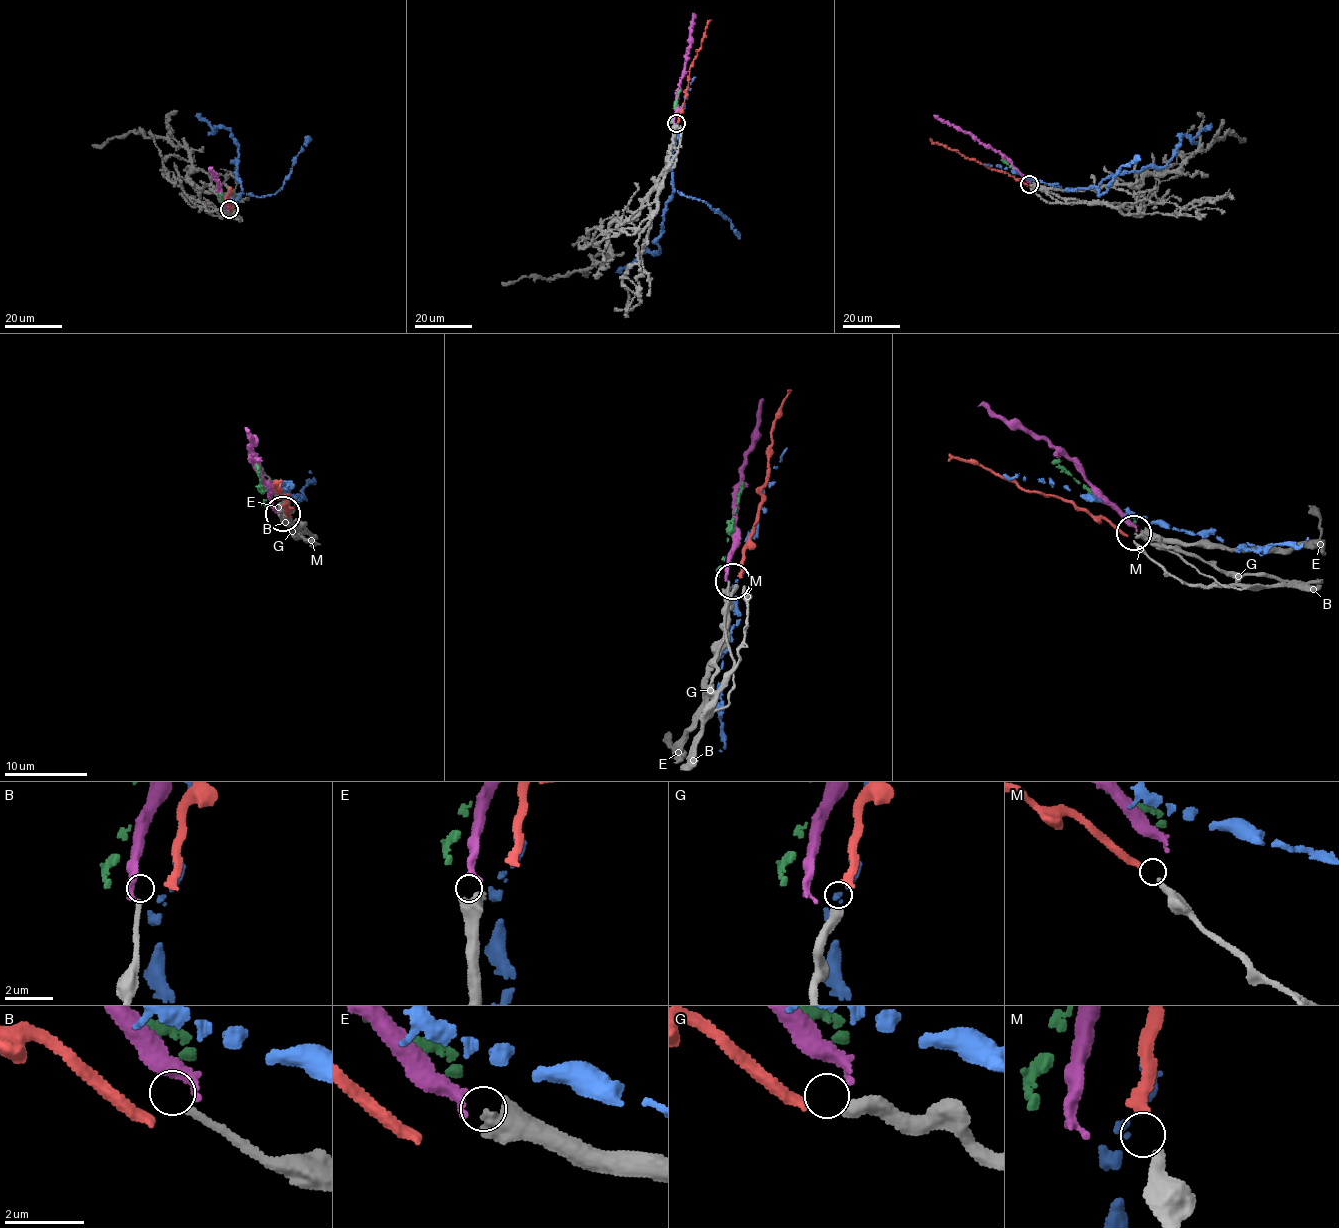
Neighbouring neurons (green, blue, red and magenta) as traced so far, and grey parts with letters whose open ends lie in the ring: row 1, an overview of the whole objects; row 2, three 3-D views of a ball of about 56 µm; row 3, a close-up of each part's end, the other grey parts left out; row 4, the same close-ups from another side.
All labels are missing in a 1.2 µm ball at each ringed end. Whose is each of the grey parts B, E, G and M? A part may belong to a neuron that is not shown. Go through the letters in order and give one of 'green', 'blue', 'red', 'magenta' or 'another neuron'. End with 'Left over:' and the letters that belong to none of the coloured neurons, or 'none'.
B: another neuron
E: magenta
G: another neuron
M: red
Left over: B, G

